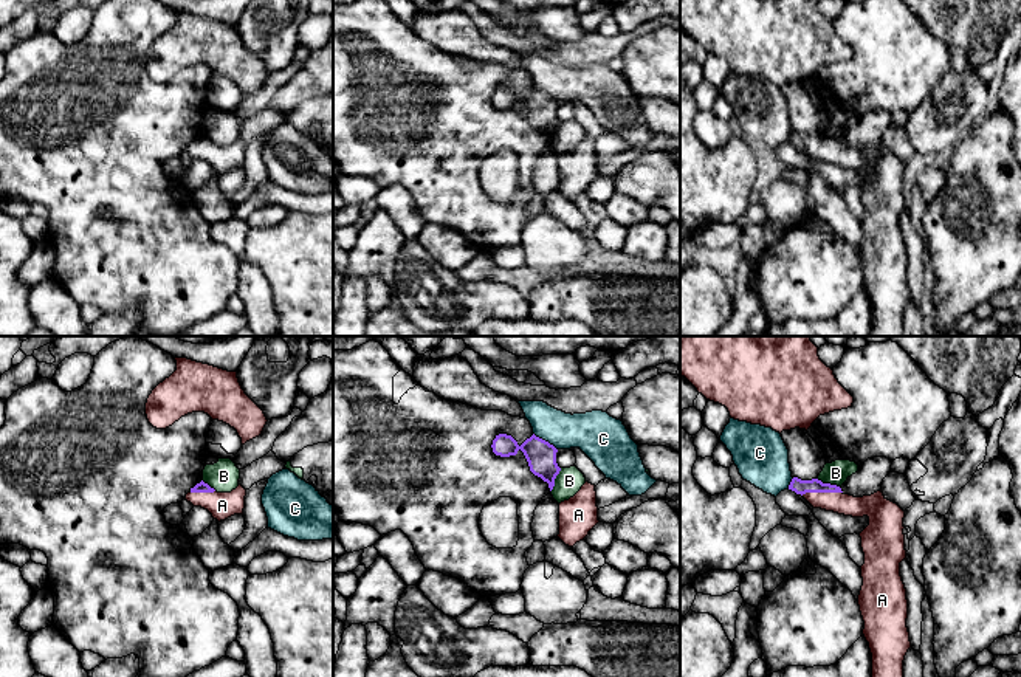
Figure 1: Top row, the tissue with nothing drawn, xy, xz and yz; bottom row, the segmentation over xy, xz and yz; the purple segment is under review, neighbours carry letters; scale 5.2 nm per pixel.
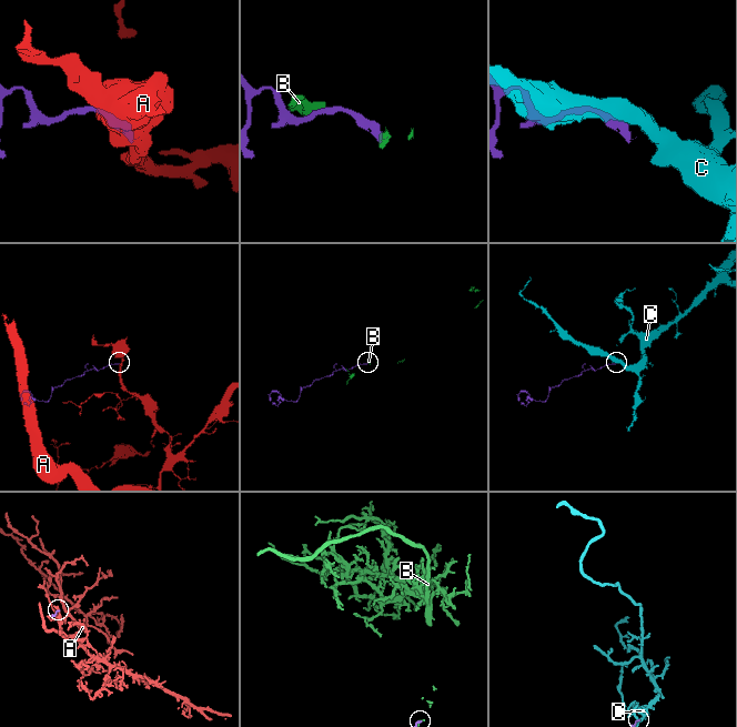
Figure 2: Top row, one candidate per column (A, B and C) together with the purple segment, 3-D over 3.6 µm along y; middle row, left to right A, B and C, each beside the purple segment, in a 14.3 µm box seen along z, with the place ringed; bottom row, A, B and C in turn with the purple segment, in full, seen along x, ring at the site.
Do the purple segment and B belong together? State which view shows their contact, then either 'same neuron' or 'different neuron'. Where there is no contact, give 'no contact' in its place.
xz | different neuron

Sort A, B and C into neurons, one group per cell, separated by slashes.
A / B / C

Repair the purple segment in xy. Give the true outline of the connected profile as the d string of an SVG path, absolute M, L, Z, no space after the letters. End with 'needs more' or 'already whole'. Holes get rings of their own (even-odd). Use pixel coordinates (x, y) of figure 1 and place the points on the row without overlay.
M203 133L186 147L194 160L208 163L214 172L225 174L234 167L243 167L246 143L239 138L231 146L217 146Z; needs more

